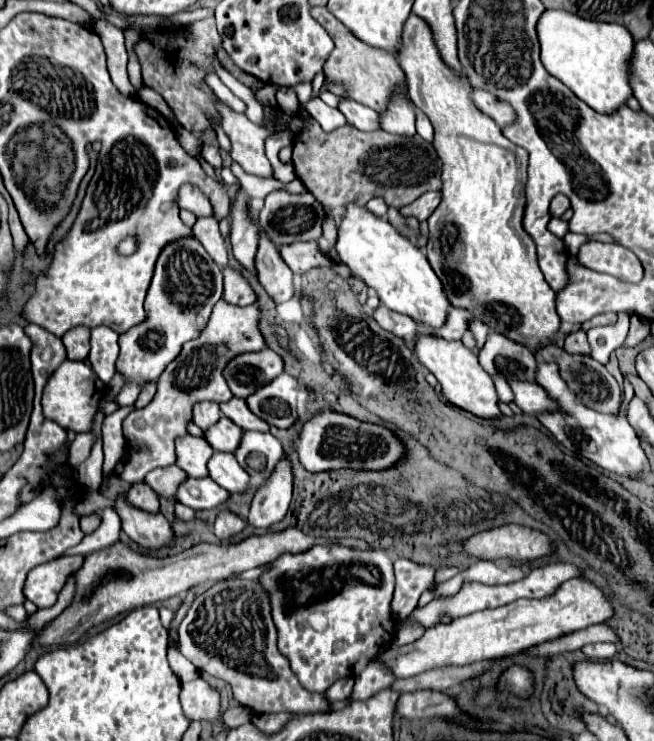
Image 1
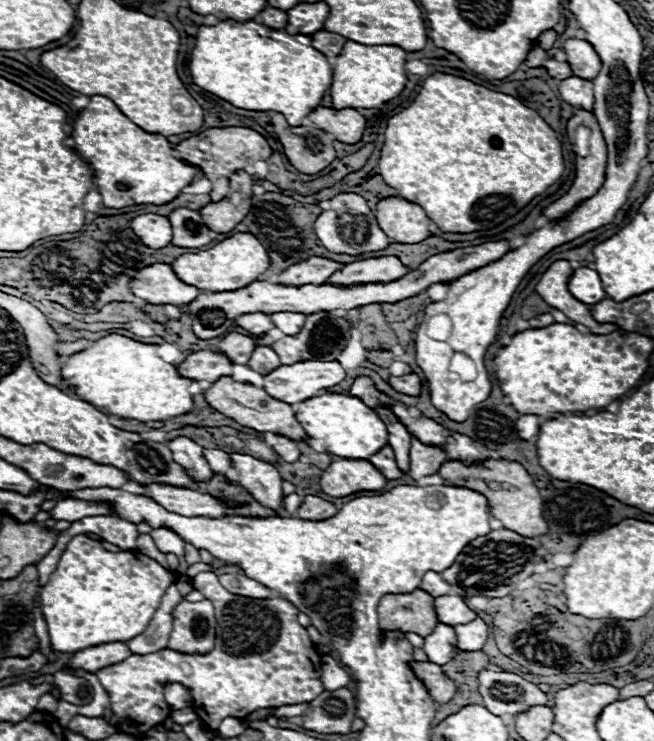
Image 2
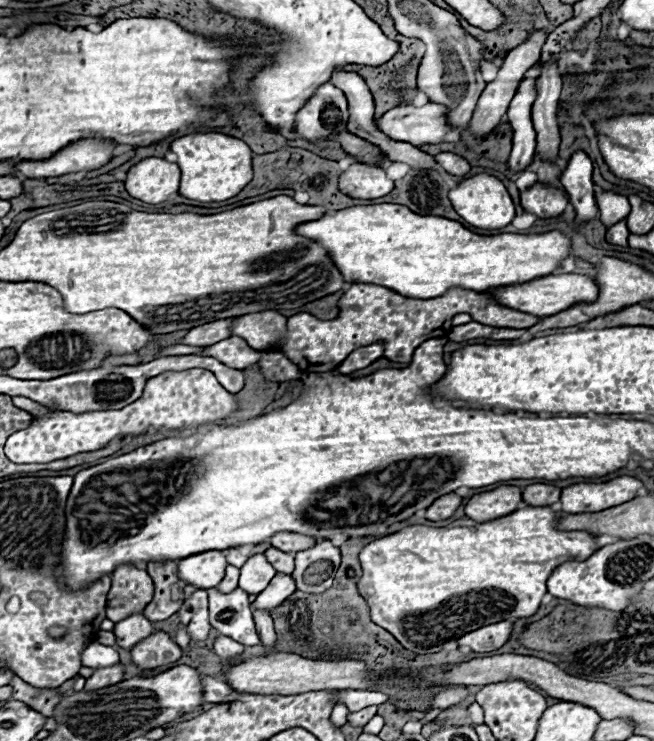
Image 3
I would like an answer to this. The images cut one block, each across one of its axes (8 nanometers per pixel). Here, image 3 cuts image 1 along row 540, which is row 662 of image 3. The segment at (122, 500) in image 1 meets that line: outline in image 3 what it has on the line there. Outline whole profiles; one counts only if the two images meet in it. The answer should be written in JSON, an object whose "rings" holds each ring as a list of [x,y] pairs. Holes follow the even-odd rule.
{"rings":[[[154,632],[132,648],[132,660],[136,666],[148,670],[164,664],[172,664],[182,656],[180,646],[168,632]]]}

